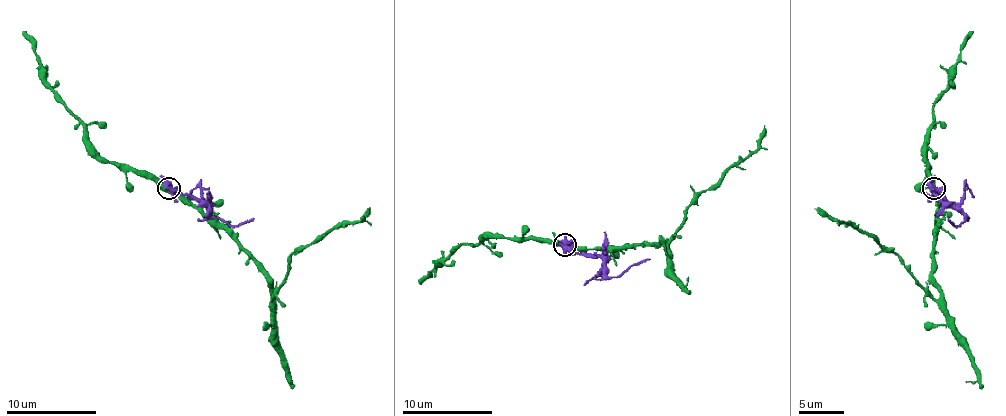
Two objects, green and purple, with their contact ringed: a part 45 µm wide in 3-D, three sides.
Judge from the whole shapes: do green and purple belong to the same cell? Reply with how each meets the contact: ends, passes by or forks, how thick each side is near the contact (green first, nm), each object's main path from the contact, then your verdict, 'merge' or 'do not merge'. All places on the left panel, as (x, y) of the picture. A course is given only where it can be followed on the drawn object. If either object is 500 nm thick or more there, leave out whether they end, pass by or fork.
400/500 nm | green via (169, 188), (187, 197), (223, 228), (277, 289), (295, 253), (335, 226), (360, 221), (369, 208) | purple via (169, 188), (178, 194), (200, 199), (216, 217), (232, 226), (254, 219) | do not merge

